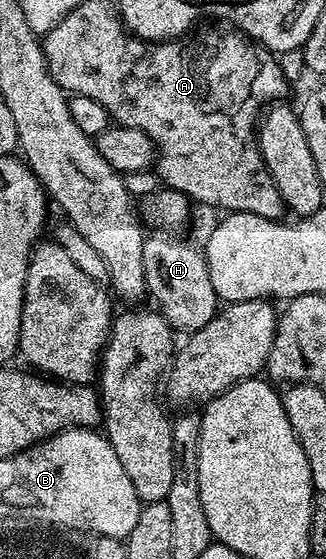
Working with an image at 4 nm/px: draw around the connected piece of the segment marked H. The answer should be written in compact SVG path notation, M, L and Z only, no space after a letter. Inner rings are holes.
M155 229L144 238L145 245L145 281L147 282L147 295L155 298L154 306L160 315L164 315L167 324L176 332L187 331L194 333L205 329L209 321L213 321L221 310L219 294L213 289L213 281L209 281L209 265L207 256L199 251L187 239L178 239L178 234L168 233L163 229Z

